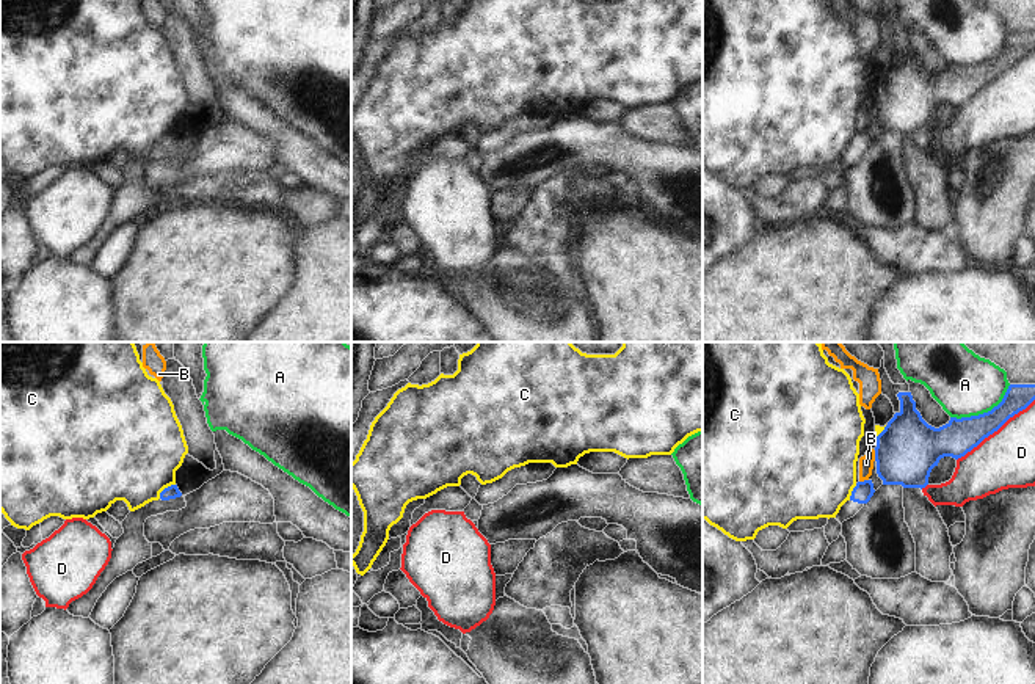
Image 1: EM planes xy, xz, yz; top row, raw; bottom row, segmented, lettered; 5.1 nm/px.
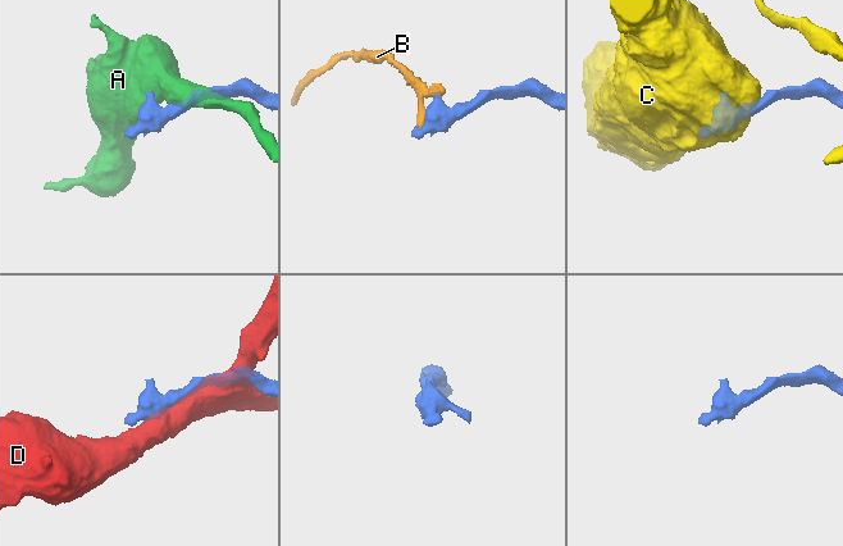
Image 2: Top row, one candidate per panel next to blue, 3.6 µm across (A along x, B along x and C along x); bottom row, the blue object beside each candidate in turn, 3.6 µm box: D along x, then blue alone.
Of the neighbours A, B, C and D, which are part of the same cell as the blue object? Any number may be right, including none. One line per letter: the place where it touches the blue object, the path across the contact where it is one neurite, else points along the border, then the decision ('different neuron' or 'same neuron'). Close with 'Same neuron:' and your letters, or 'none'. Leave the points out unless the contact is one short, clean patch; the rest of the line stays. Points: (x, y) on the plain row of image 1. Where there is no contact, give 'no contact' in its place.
A: yz (984, 61) | different neuron
B: yz (875, 104) | along yz (874, 99), (875, 109) | different neuron
C: xy (165, 137) | different neuron
D: yz (995, 79) | different neuron
Same neuron: none

